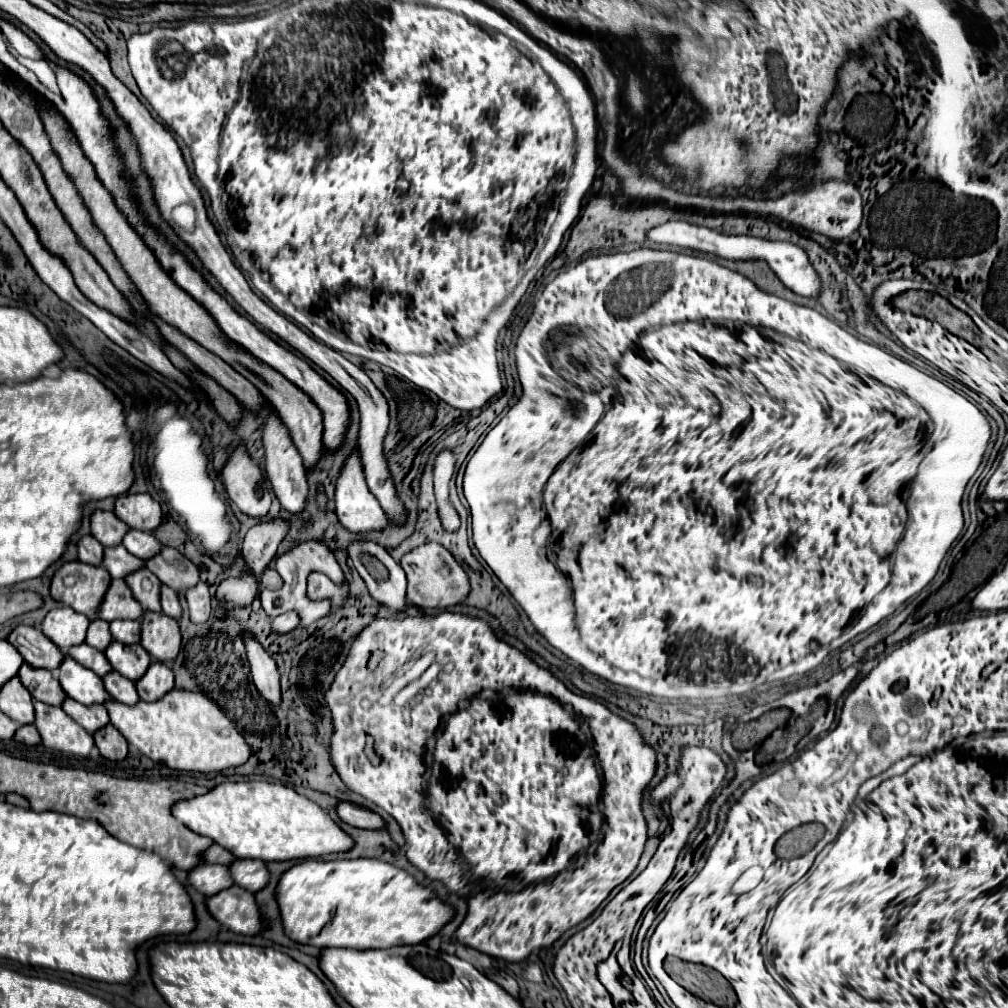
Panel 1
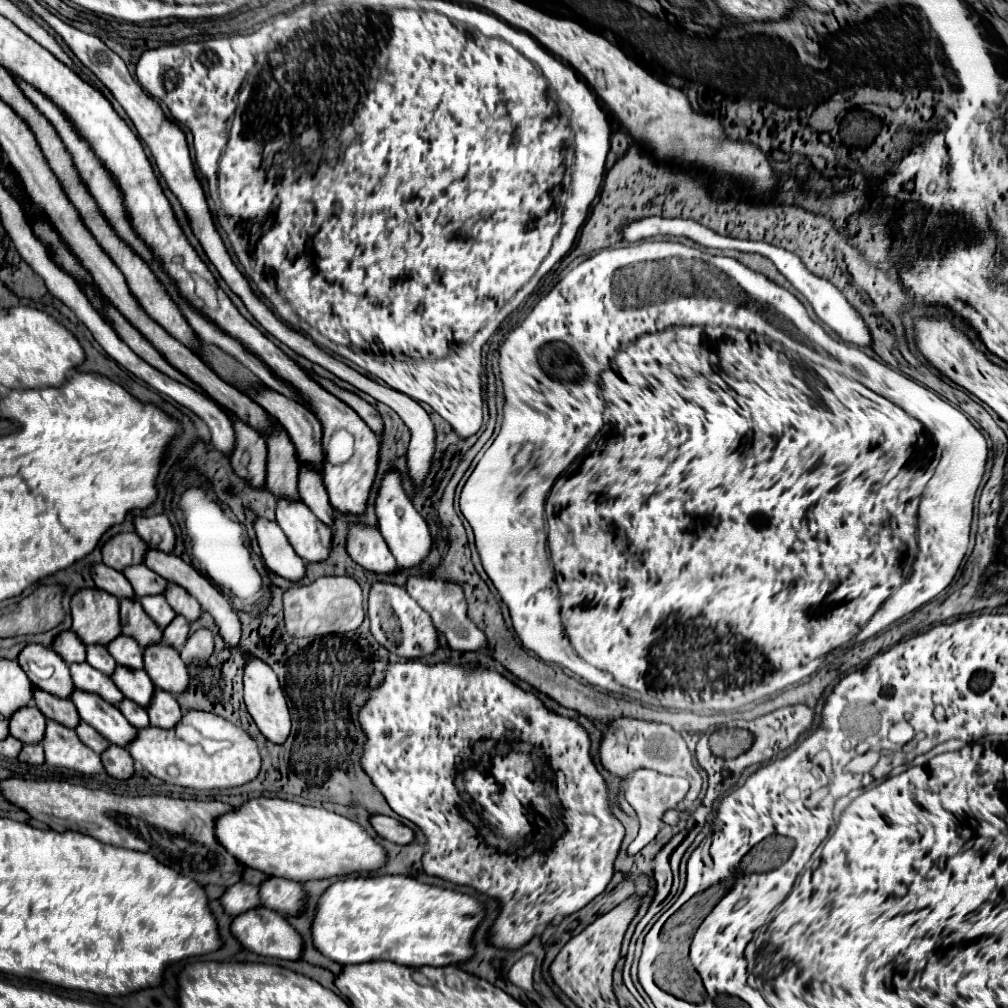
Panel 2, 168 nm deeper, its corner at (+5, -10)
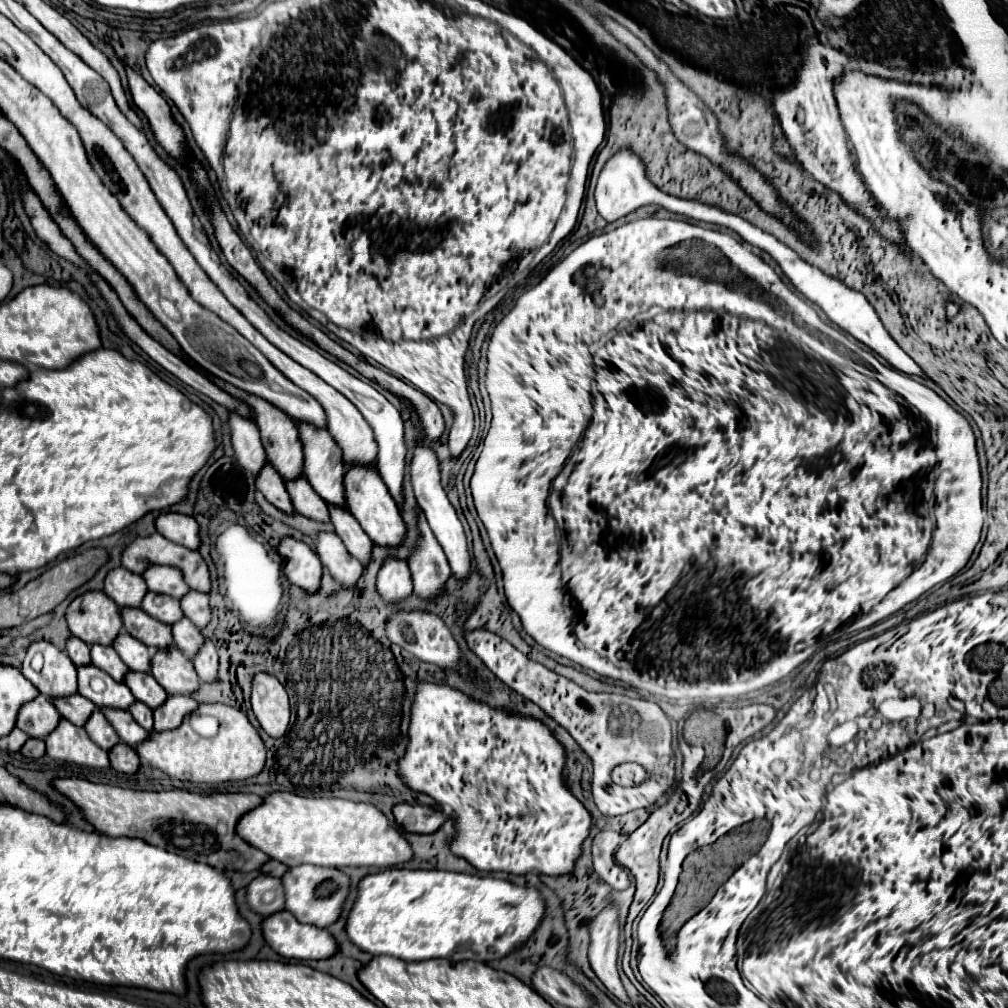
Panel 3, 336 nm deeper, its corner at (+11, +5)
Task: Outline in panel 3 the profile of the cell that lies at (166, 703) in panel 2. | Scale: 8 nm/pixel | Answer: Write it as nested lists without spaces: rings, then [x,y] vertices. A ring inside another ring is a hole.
[[[168,695],[166,701],[154,709],[154,729],[156,731],[166,731],[166,729],[176,729],[182,719],[192,713],[198,707],[198,703],[192,697],[186,695]]]

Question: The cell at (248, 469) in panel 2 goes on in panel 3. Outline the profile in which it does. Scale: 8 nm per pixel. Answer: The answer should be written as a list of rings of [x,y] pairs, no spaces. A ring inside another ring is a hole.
[[[266,461],[266,465],[262,465],[262,469],[256,473],[256,489],[278,509],[292,513],[292,503],[290,497],[282,485],[282,477],[278,475],[278,471],[270,465],[270,461]]]

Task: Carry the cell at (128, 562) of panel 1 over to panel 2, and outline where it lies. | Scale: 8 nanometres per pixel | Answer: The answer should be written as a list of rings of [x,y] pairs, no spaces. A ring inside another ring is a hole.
[[[132,566],[124,570],[124,576],[128,576],[130,584],[136,588],[136,596],[154,596],[164,594],[168,588],[168,580],[152,572],[148,566]]]

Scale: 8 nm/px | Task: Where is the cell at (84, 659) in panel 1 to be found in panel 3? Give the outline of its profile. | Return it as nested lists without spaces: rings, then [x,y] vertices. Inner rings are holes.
[[[78,665],[78,693],[96,703],[98,707],[128,709],[134,703],[130,689],[114,681],[108,673],[102,673],[96,665]]]

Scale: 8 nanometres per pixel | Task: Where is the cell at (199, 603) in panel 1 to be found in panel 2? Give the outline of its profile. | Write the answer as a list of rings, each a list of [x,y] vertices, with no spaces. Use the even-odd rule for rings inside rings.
[[[202,628],[192,634],[186,646],[180,650],[180,656],[186,664],[206,664],[214,652],[214,636],[210,630]]]

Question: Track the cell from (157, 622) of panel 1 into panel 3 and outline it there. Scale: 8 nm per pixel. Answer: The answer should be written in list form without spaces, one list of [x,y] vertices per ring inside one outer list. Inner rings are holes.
[[[176,645],[170,649],[156,649],[150,663],[150,673],[170,695],[190,695],[200,685],[192,661],[184,657]]]

